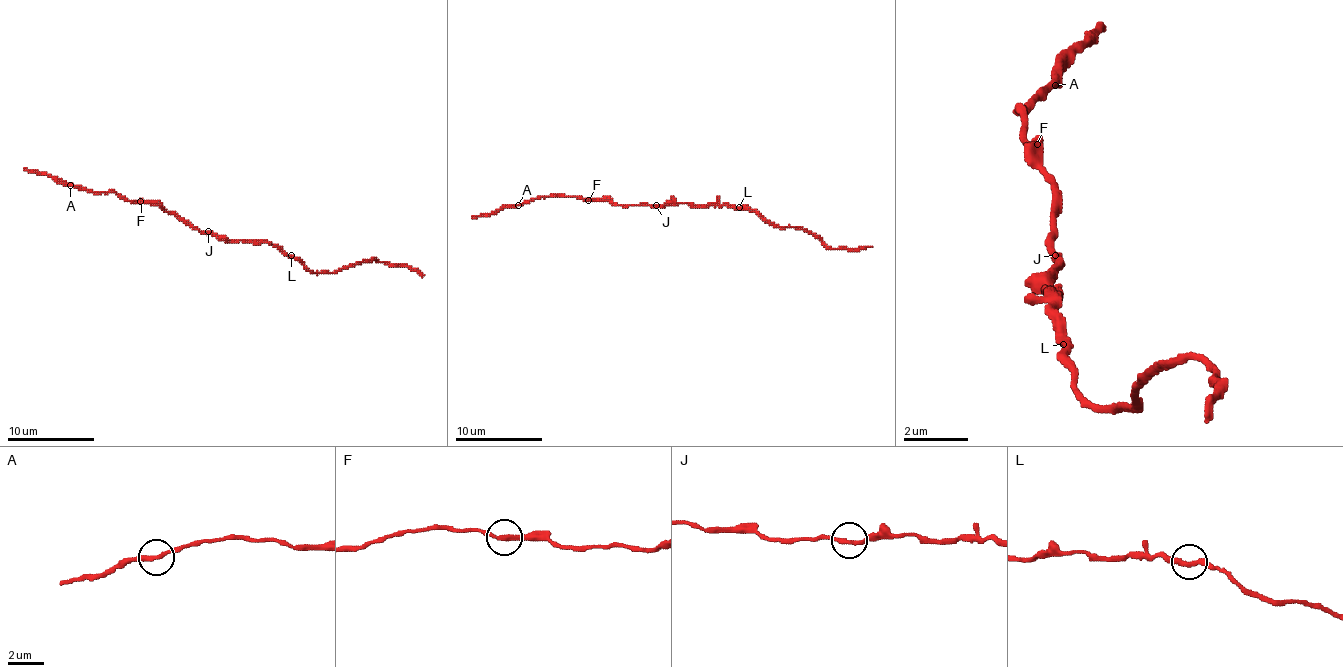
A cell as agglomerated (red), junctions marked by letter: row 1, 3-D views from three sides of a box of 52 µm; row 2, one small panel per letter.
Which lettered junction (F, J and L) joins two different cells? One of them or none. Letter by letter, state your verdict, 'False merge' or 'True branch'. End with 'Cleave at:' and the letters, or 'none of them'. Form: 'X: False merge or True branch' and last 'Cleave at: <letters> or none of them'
F: True branch
J: True branch
L: True branch
Cleave at: none of them

